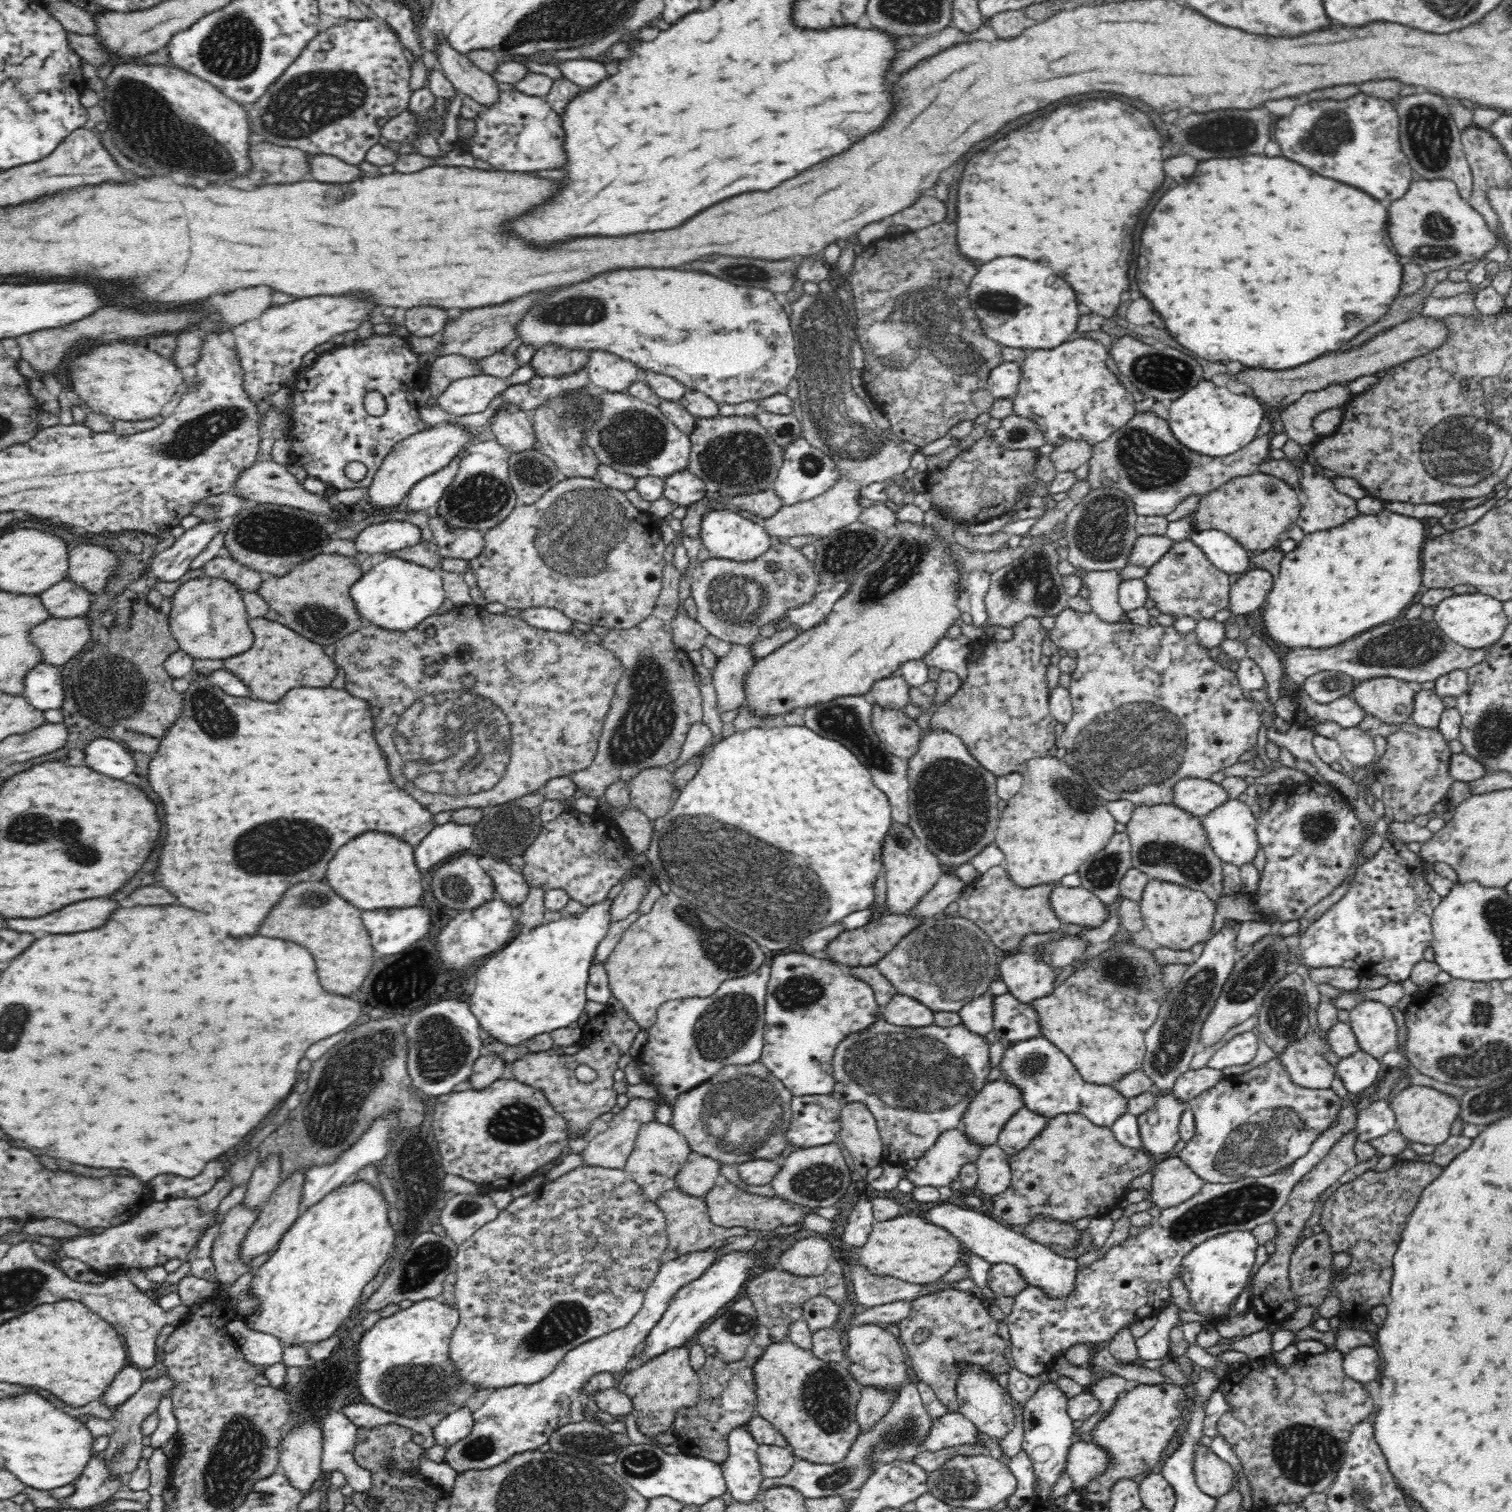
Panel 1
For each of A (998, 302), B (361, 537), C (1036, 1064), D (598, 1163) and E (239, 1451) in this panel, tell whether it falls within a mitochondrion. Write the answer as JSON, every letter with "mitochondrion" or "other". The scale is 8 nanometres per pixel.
{"A":"mitochondrion","B":"other","C":"mitochondrion","D":"other","E":"mitochondrion"}

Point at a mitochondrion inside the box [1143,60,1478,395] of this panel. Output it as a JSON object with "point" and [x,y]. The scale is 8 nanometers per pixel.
{"point":[1429,131]}

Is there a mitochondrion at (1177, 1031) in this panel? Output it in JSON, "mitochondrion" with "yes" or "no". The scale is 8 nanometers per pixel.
{"mitochondrion":"yes"}

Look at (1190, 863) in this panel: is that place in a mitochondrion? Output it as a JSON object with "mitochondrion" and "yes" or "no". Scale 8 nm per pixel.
{"mitochondrion":"yes"}

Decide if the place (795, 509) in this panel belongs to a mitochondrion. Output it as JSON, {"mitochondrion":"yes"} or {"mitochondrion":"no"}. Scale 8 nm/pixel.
{"mitochondrion":"no"}

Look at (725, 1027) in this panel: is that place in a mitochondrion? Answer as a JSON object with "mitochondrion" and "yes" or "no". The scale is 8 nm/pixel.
{"mitochondrion":"yes"}

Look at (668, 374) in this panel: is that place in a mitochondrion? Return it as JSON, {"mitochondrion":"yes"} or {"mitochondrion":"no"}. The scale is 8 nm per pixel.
{"mitochondrion":"no"}

